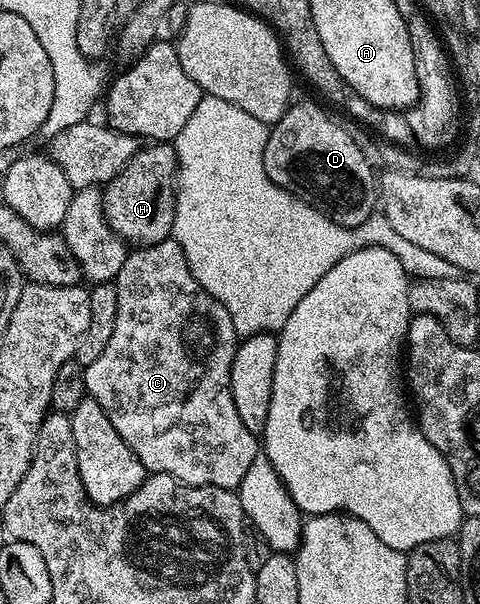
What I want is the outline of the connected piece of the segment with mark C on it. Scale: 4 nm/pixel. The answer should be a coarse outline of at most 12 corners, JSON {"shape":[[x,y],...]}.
{"shape":[[174,239],[128,252],[85,366],[151,473],[238,490],[229,311]]}

